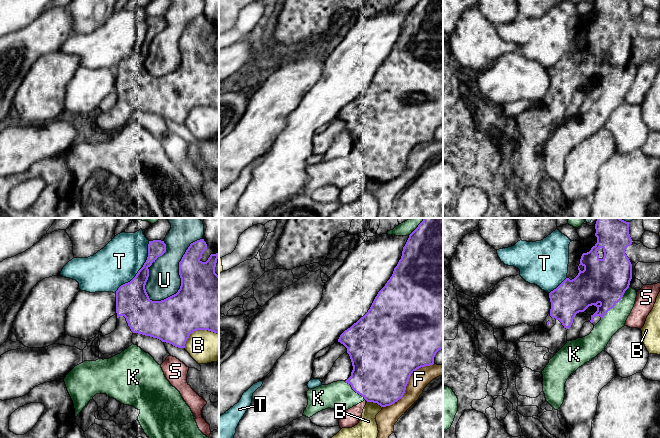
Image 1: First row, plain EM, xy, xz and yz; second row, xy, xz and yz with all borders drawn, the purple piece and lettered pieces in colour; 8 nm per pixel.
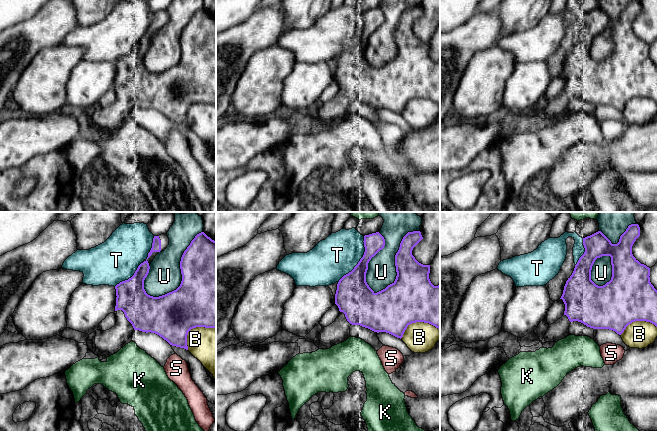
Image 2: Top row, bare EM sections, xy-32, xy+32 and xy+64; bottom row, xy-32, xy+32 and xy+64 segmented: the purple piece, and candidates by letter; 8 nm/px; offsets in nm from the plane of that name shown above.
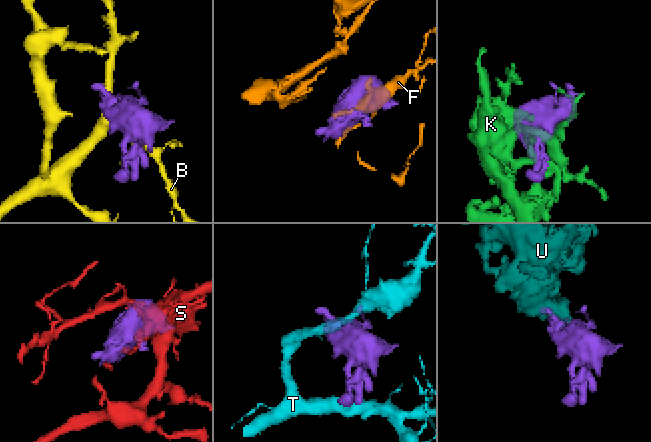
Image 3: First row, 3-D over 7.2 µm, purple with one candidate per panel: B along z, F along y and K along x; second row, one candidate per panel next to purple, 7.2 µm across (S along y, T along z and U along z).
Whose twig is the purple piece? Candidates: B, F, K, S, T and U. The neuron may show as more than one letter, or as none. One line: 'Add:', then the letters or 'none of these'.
Add: none of these

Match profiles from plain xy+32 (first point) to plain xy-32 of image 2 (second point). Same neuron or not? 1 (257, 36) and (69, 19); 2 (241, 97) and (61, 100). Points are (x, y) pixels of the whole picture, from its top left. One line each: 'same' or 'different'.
1: same
2: same

